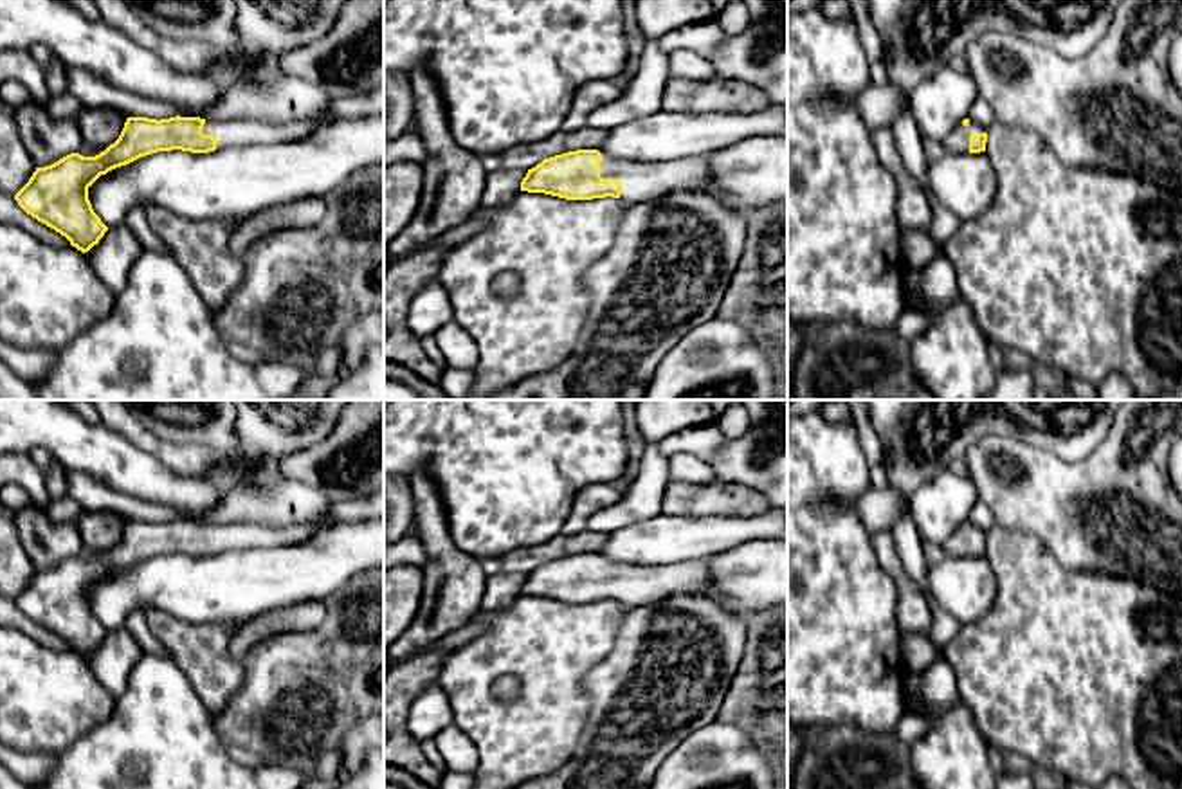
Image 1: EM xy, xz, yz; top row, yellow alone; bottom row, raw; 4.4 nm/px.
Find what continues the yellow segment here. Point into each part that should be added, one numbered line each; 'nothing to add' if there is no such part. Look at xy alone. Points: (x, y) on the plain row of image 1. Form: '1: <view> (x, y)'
1: xy (240, 534)

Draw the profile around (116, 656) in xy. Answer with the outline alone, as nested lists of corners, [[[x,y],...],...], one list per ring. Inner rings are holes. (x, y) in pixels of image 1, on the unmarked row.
[[[121,627],[110,630],[85,659],[103,688],[117,699],[124,694],[130,672],[141,656],[142,650],[132,632]]]

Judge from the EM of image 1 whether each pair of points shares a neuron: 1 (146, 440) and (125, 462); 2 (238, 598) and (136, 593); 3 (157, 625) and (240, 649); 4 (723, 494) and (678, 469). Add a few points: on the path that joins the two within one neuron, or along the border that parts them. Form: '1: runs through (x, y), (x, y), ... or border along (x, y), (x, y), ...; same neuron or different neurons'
1: border along (101, 424), (170, 469); different neurons
2: runs through (213, 593), (161, 593); same neuron
3: border along (236, 627), (229, 652), (240, 662); different neurons
4: border along (671, 480), (685, 483), (714, 481); different neurons

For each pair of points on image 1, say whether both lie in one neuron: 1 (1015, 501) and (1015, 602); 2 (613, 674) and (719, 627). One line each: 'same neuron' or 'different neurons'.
1: different neurons
2: same neuron

